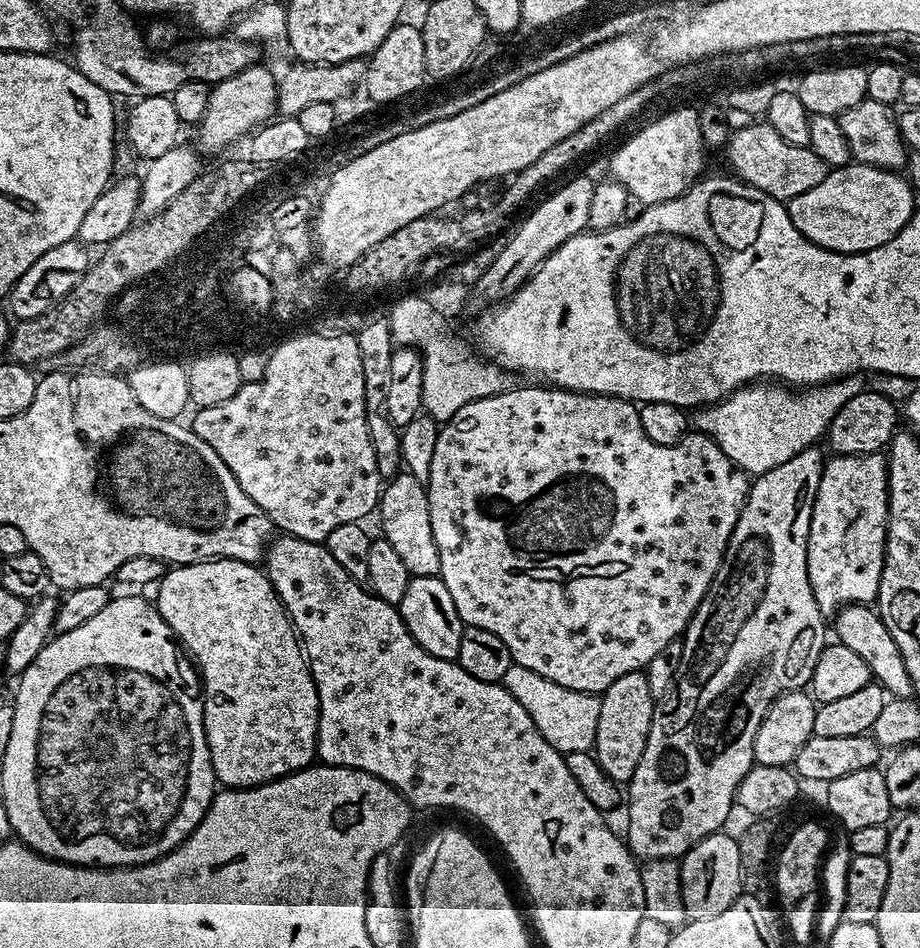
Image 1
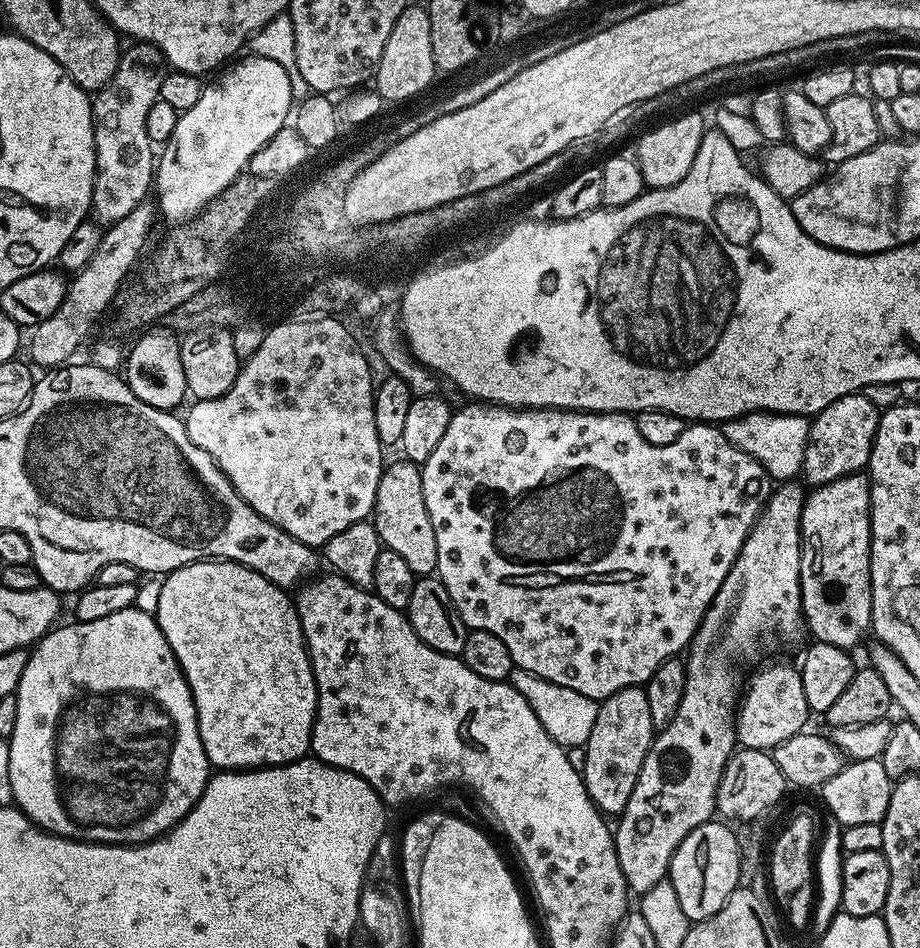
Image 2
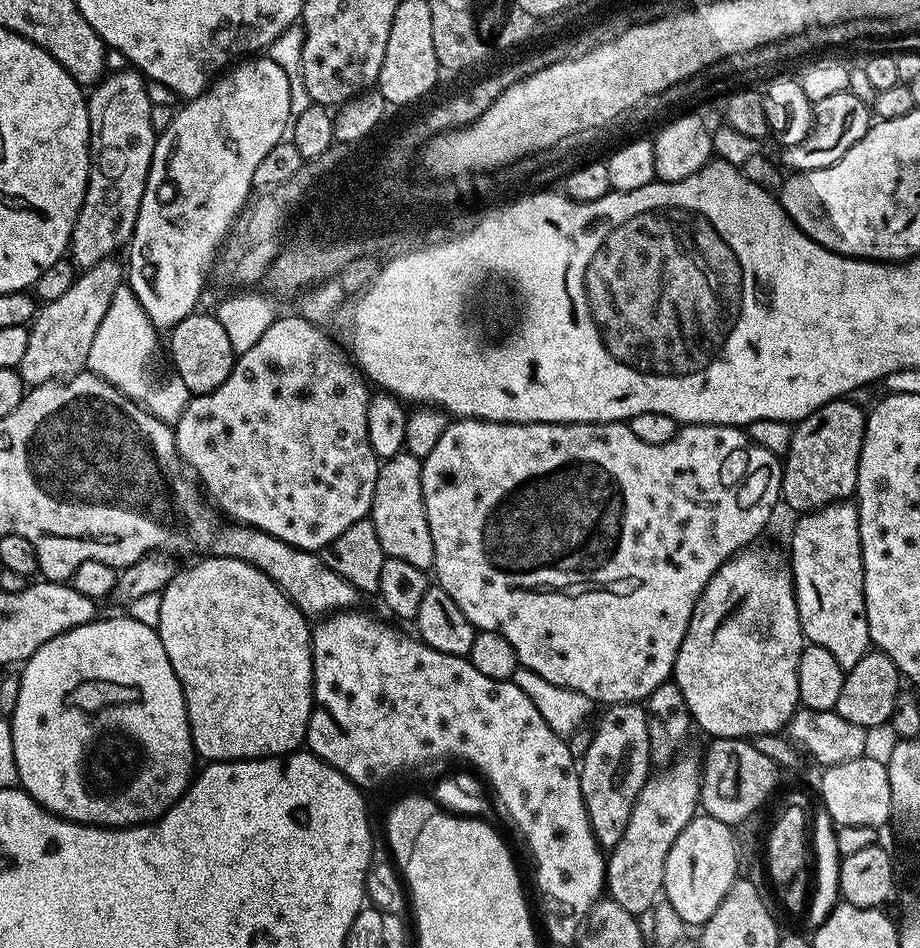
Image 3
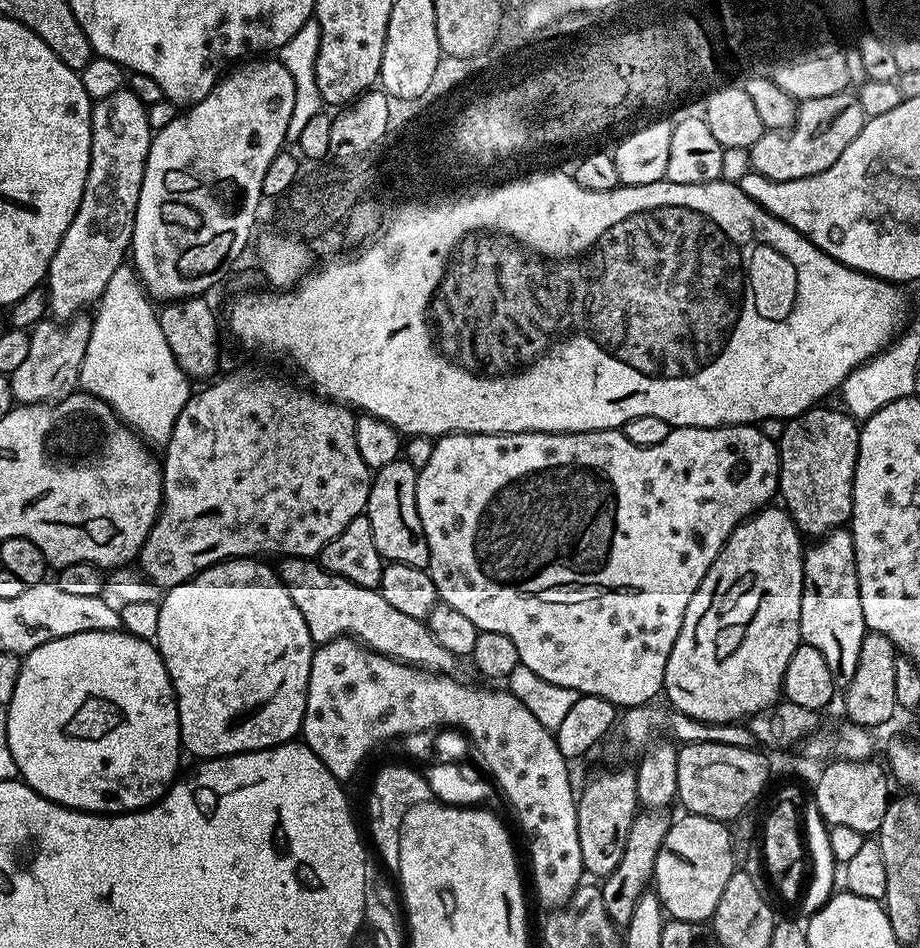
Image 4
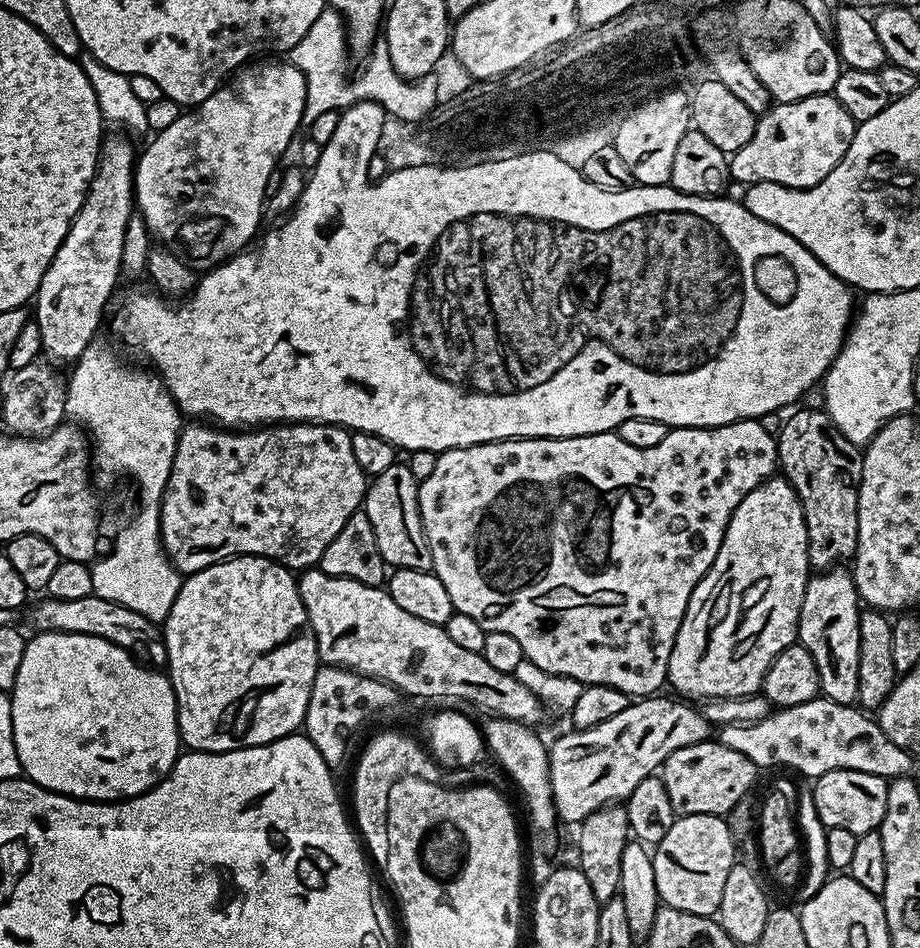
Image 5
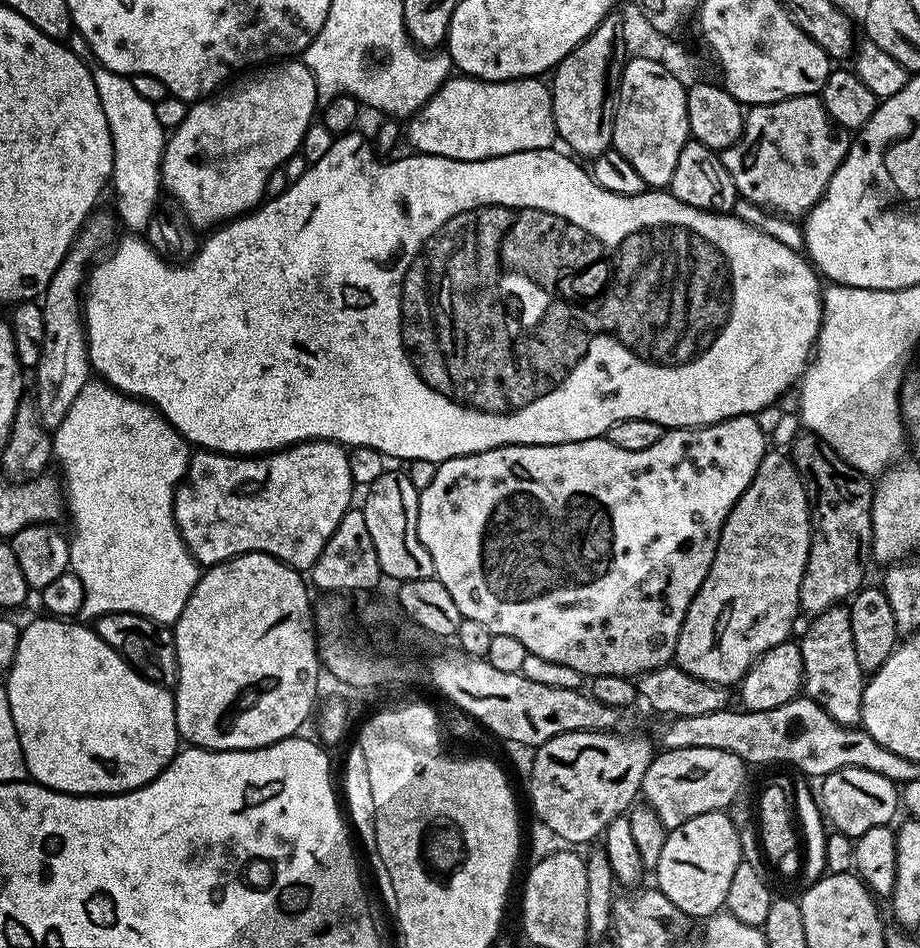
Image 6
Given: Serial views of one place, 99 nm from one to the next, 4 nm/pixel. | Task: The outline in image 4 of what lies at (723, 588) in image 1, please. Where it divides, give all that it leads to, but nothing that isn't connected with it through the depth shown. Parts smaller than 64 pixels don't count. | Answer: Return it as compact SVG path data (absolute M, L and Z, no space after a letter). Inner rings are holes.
M644 810L637 815L630 826L630 838L626 838L626 850L622 850L622 862L610 875L603 877L600 893L602 902L606 902L606 910L610 918L618 926L627 926L634 914L634 906L638 906L638 898L649 891L656 871L658 850L666 838L670 827L670 820L656 810Z

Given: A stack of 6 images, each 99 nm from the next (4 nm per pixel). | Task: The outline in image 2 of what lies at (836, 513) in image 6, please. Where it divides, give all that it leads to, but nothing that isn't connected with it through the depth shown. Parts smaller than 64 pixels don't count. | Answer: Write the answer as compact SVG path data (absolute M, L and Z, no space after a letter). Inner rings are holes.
M858 391L838 398L838 402L830 402L826 410L811 417L802 469L803 479L809 485L819 486L843 476L863 473L868 467L880 414L881 409L876 408L869 398L864 398L862 392Z

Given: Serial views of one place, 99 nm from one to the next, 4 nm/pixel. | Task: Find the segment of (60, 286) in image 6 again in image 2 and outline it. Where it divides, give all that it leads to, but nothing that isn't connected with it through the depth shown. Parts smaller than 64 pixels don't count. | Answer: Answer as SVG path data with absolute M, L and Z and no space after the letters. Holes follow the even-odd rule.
M132 42L129 45L129 48L127 45L121 51L116 73L110 78L110 82L103 84L99 92L91 97L96 177L90 212L104 226L117 224L119 220L126 218L126 214L130 214L130 210L134 210L134 206L145 203L154 184L154 145L150 134L146 134L146 118L150 114L150 106L154 106L154 102L160 98L166 65L164 56L154 45L143 42Z

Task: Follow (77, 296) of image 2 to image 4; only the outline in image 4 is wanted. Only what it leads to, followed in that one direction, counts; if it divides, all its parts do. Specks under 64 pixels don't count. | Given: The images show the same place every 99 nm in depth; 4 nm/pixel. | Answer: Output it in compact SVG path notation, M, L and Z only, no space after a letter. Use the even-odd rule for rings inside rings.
M81 314L71 320L57 322L45 318L31 329L30 350L18 370L10 374L12 399L17 405L51 404L77 391L82 370L82 358L86 358L86 342L90 342L92 316Z

